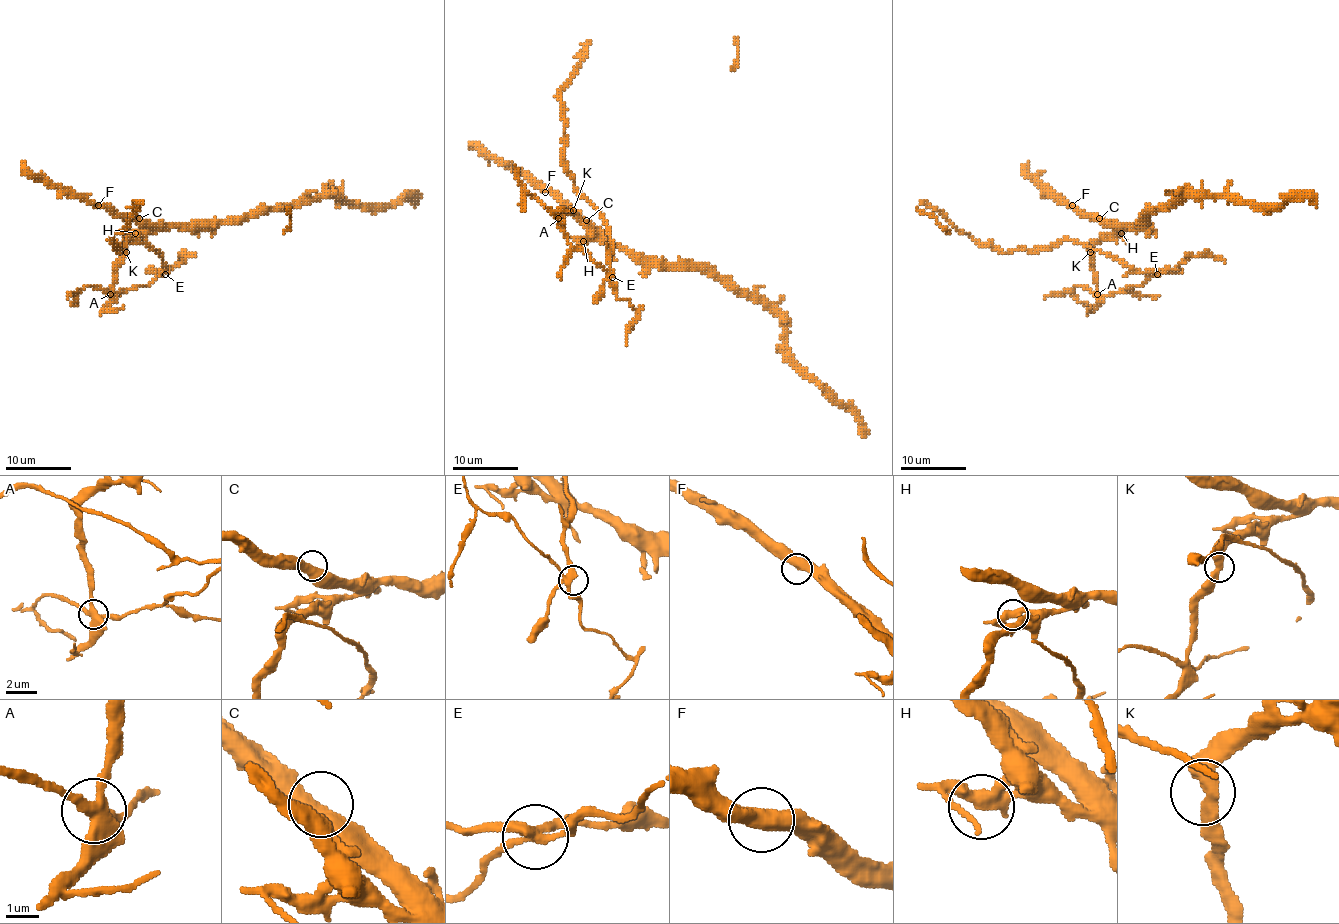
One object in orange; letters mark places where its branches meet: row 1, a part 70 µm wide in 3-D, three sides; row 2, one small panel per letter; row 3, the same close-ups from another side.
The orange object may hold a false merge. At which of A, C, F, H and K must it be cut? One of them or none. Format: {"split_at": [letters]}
{"split_at": ["A"]}

